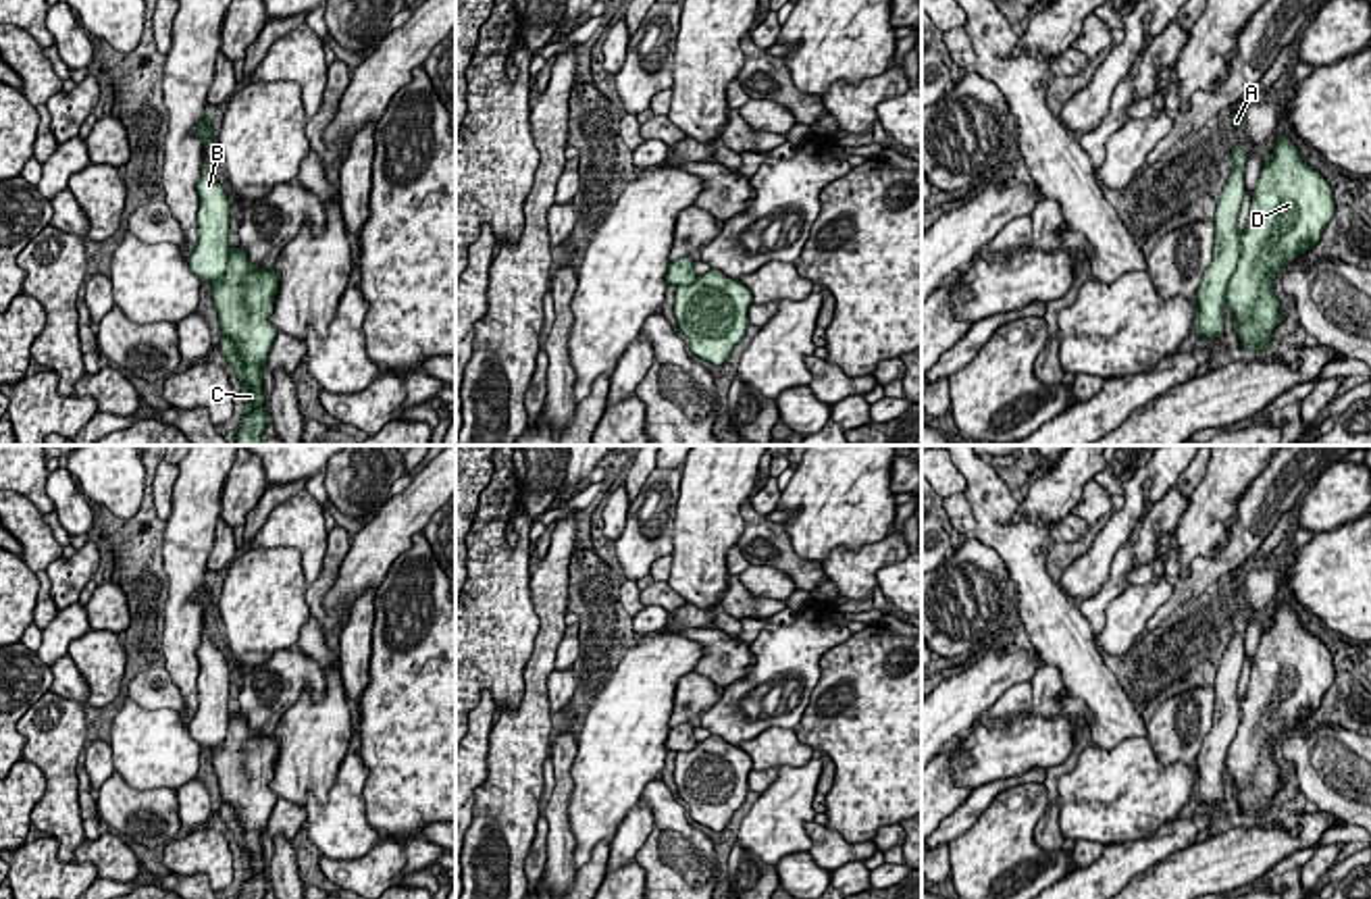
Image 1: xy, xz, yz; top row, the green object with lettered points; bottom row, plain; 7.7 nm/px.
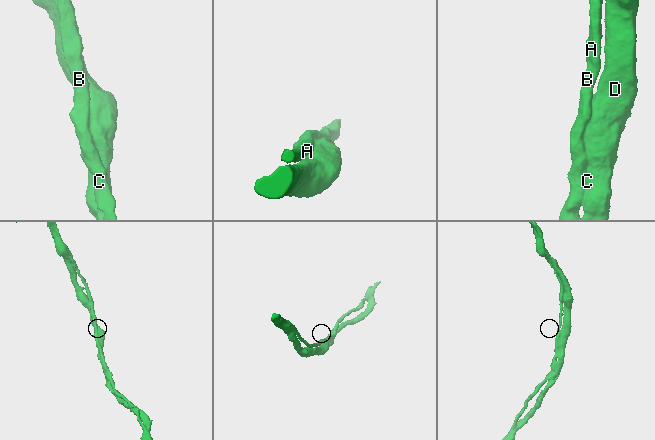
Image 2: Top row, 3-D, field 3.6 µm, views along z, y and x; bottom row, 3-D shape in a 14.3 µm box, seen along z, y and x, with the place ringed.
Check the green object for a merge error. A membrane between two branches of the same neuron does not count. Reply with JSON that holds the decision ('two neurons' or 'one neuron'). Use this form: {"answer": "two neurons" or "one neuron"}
{"answer": "one neuron"}

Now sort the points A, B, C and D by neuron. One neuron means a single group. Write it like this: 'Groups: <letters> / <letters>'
Groups: A B C D

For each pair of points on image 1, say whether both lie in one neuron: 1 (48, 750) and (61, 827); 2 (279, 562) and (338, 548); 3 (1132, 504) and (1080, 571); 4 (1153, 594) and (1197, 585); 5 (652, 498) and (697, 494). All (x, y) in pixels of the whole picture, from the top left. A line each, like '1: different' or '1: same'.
1: same
2: different
3: same
4: different
5: different

